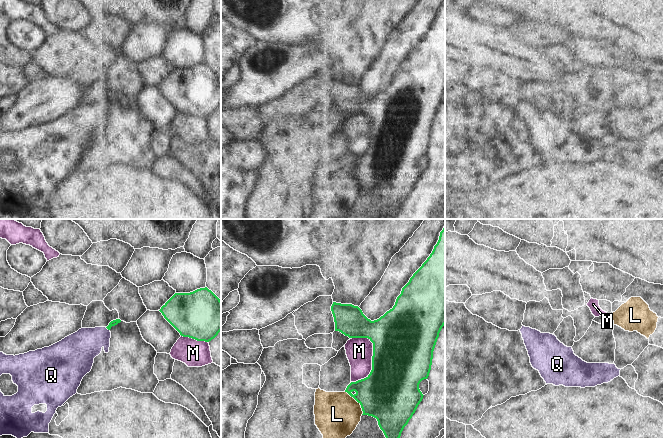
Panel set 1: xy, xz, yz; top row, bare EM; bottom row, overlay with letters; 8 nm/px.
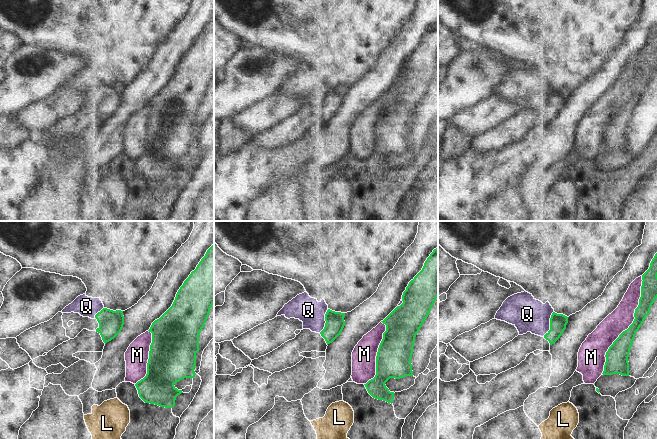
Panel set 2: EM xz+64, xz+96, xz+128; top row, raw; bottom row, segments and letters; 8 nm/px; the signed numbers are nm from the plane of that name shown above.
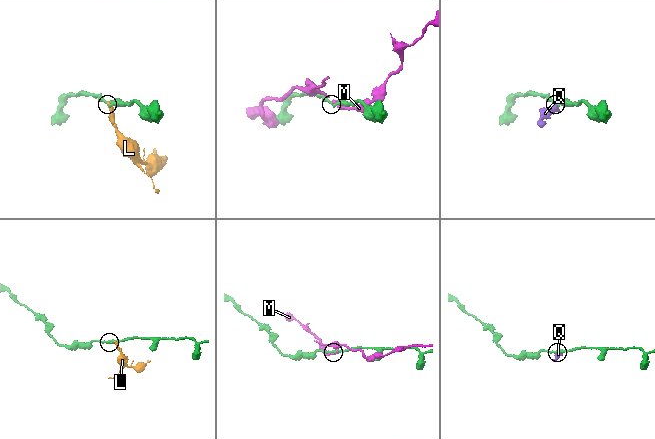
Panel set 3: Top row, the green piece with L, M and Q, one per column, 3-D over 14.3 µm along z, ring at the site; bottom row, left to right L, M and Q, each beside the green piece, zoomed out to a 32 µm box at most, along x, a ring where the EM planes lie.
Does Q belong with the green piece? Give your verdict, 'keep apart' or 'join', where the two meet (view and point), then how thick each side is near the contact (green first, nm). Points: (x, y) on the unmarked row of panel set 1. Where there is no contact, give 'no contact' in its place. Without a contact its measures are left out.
join; contact xy (107, 104); calibres 50 and 260 nm

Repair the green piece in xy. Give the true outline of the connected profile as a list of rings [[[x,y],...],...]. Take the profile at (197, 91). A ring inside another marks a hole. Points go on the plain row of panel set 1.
[[[207,63],[190,69],[175,69],[159,87],[183,113],[209,118],[221,107],[221,76]]]

